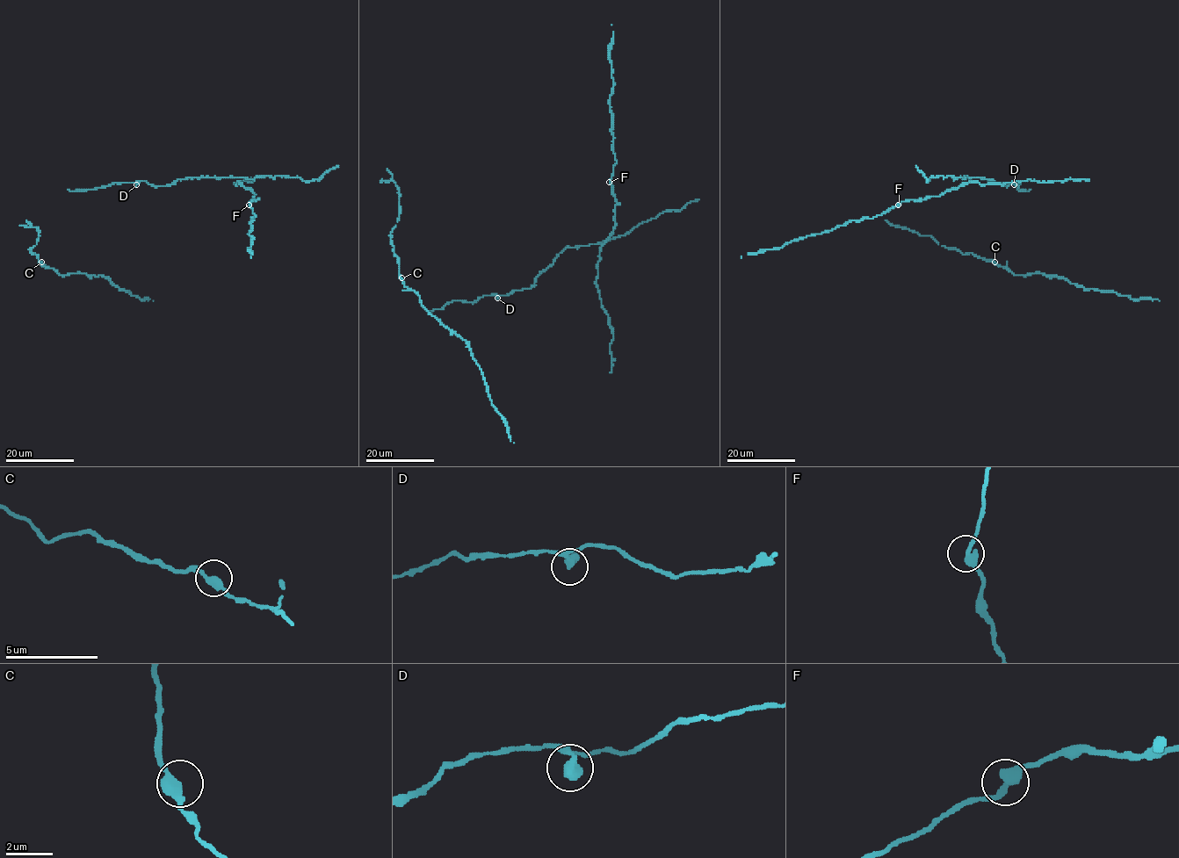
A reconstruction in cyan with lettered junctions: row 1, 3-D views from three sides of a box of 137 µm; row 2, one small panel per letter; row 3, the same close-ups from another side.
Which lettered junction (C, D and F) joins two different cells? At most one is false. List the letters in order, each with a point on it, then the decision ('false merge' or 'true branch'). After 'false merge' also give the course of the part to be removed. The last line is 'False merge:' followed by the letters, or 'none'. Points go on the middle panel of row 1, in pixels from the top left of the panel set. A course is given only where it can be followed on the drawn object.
C: at (401, 277); true branch
D: at (497, 298); true branch
F: at (609, 182); true branch
False merge: none

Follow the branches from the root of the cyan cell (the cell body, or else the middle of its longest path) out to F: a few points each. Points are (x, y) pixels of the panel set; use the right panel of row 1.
F: (1010, 183), (1006, 186), (984, 177), (960, 176), (962, 183), (957, 188), (938, 196), (905, 200), (898, 205)

